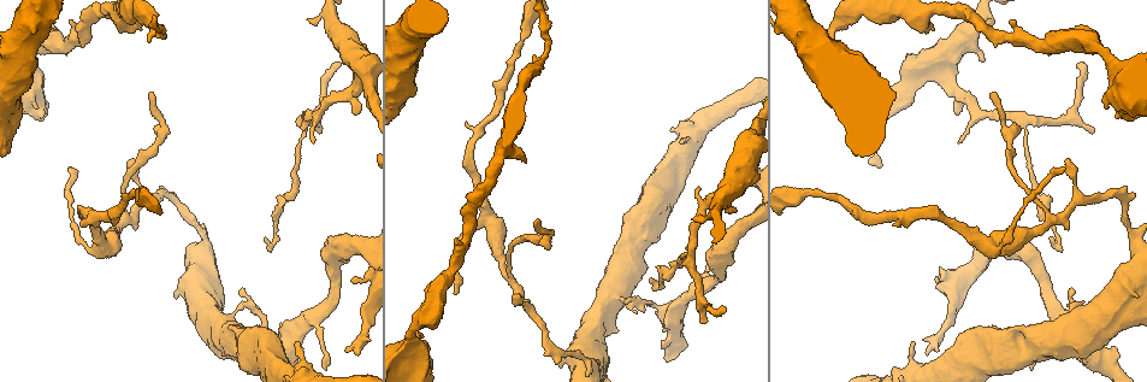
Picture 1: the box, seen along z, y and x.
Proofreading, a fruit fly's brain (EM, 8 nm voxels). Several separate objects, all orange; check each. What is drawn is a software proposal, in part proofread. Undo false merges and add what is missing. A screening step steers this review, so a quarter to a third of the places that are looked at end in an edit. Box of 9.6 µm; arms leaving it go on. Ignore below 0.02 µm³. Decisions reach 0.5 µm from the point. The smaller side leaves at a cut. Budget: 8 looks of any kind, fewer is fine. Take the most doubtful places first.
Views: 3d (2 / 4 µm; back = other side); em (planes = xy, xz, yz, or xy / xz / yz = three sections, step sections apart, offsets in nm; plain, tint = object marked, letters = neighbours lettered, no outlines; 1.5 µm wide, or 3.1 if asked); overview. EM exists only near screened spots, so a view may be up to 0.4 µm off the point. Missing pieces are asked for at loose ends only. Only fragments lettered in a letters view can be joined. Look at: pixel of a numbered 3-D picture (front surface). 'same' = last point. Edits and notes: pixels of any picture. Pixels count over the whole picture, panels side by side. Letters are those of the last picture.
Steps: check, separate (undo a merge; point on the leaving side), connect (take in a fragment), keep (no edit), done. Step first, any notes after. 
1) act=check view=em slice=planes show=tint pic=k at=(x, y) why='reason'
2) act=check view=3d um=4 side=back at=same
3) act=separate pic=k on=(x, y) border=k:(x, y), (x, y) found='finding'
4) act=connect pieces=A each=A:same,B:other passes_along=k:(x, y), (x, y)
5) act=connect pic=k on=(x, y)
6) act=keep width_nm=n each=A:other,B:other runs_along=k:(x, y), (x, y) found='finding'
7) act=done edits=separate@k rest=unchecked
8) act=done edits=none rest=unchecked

act=check view=em slice=xy step=4 show=tint pic=1 at=(588, 358) why='calibre changes'

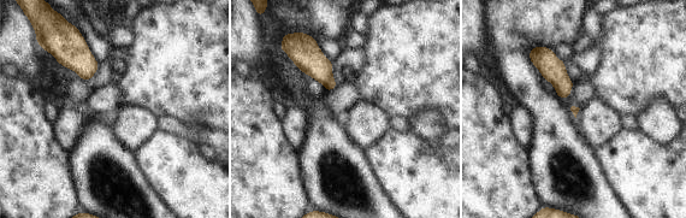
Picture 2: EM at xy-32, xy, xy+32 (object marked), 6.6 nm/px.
act=check view=em slice=planes show=letters at=same

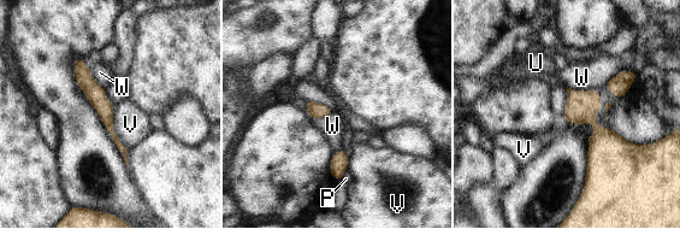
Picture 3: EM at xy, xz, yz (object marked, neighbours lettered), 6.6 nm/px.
act=keep each=P:other,U:other,V:other,W:other runs_along=3:(627, 74), (618, 97), (590, 113), (593, 181) found='all the same neuron'

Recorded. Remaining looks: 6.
act=check view=3d um=4 side=back pic=1 at=(316, 130) why='an open end'

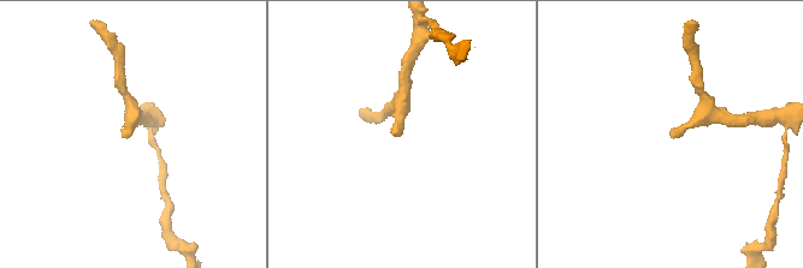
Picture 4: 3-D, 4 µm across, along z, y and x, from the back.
act=check view=em slice=planes show=plain pic=4 at=(128, 130)

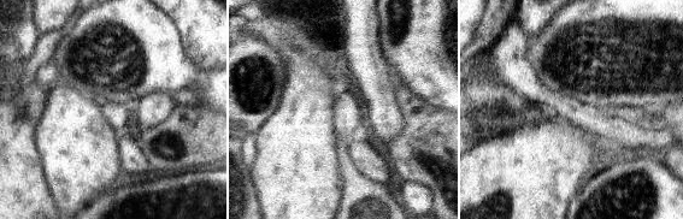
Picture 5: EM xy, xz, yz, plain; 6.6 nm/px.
act=check view=em slice=planes show=letters at=same why='what lies round it'

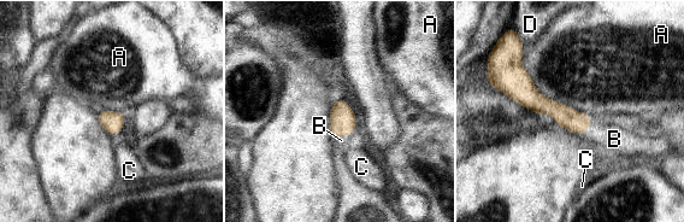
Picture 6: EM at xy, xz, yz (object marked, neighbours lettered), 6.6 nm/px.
act=connect pieces=B width_nm=150 each=A:other,B:same,C:other,D:other found='the neuron continues'

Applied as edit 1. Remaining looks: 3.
act=check view=em slice=xz step=8 show=tint pic=1 at=(458, 293) why='long arm stops here'

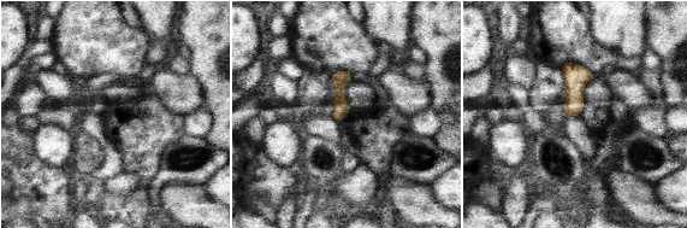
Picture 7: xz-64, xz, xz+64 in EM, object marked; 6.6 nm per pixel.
act=check view=em slice=planes show=letters at=same

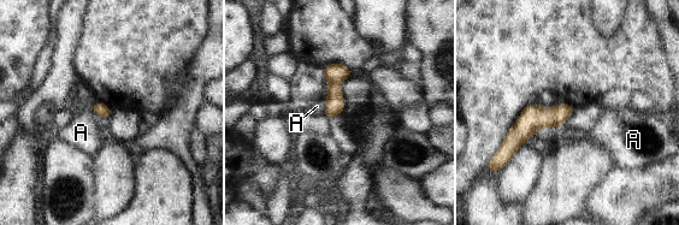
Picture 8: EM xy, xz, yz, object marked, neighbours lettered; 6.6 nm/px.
act=keep width_nm=90 each=A:other border=8:(95, 101), (93, 112), (96, 116) found='none of them fits'

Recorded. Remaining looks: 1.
act=done edits=connect@6 rest=unchecked

